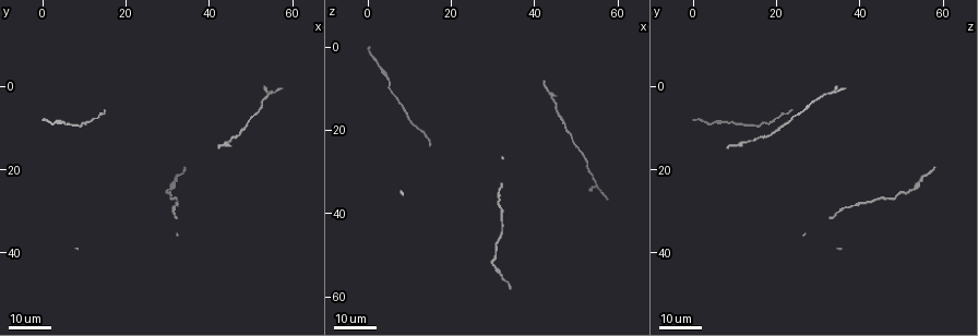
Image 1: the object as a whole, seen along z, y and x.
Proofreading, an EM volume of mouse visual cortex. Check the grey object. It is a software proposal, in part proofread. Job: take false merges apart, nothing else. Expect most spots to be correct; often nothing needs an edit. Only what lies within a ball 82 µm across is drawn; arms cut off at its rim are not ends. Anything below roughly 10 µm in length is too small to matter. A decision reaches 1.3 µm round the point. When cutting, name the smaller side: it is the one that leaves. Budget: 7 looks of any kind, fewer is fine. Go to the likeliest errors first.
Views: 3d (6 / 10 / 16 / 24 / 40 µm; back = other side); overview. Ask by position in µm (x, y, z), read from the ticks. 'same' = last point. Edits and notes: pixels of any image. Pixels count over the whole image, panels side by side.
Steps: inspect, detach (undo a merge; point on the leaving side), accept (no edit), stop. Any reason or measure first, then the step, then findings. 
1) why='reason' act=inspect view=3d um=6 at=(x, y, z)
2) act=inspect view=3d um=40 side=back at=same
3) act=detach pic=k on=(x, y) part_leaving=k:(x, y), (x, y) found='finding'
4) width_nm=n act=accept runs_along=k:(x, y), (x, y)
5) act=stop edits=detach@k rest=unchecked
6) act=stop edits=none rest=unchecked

why='sudden change in width' act=inspect view=3d um=24 at=(5.0, 8.0, 7.0)

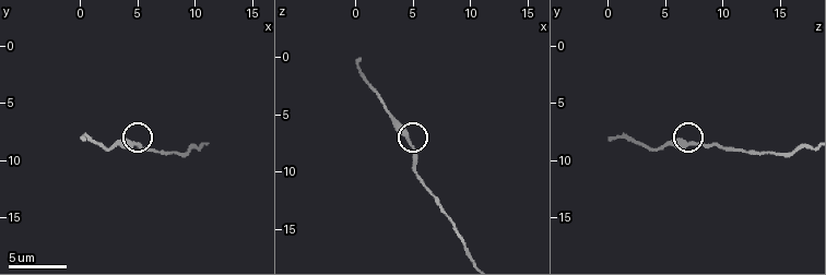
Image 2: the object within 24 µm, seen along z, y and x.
why='closer look' act=inspect view=3d um=6 at=(4.6, 8.4, 7.4)

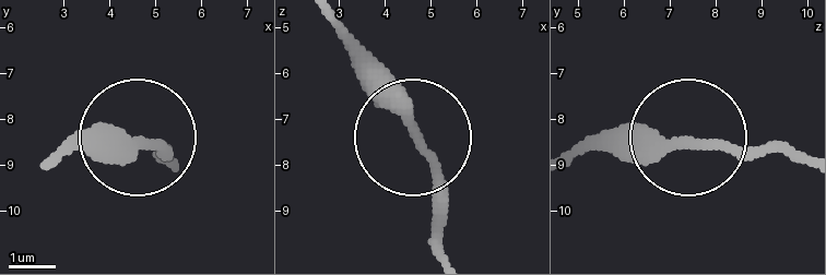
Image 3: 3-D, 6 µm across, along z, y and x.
act=inspect view=3d um=6 side=back at=(4.70, 8.45, 7.45)

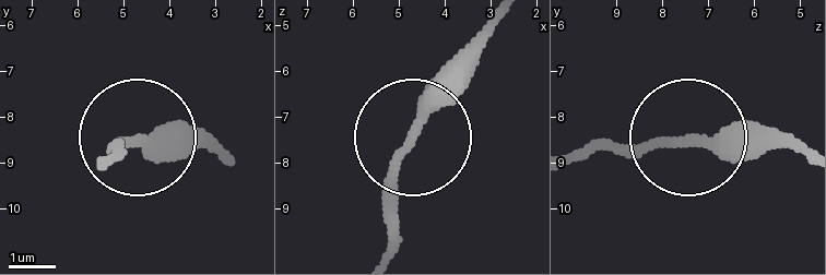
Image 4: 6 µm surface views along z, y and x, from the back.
act=accept runs_along=4:(110, 156), (141, 136), (208, 136) found='one cell here'

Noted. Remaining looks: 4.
why='sudden change in width' act=inspect view=3d um=16 at=(30.5, 24.5, 53.0)

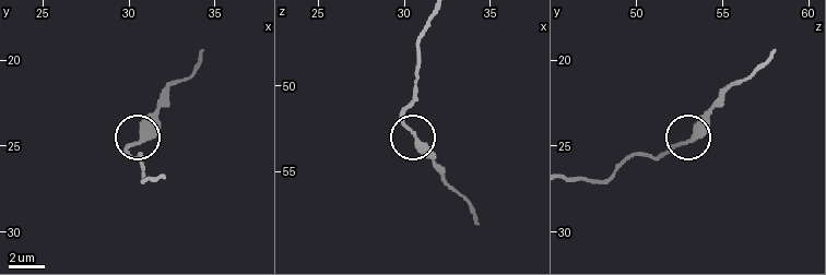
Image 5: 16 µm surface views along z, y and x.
act=inspect view=3d um=6 at=(30.8, 24.5, 53.0)

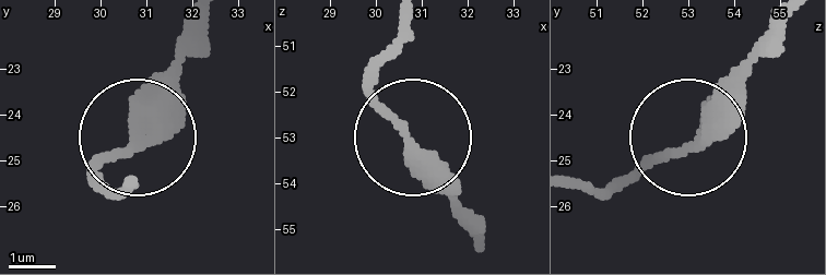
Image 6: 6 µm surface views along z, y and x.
width_nm=280 act=accept found='continuous, no second cell'

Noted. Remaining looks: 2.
why='thin neck' act=inspect view=3d um=16 at=(14.5, 6.0, 22.5)

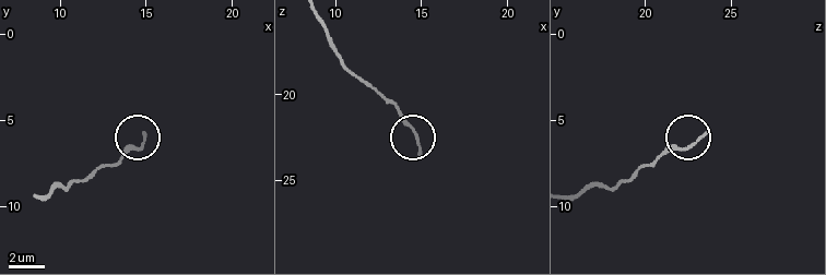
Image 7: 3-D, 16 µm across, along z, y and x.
why='zoom in' act=inspect view=3d um=10 at=(14.7, 6.6, 22.3)

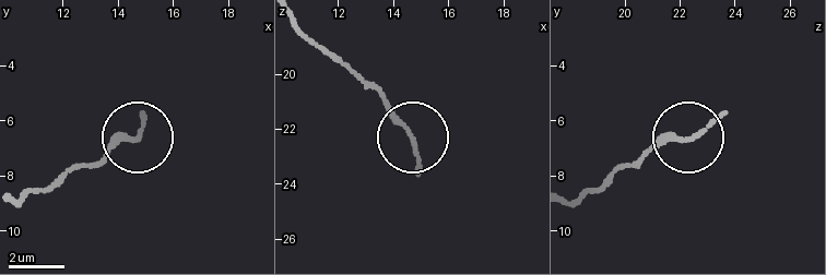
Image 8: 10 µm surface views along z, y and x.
act=accept found='continuous, no second cell'

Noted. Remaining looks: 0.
act=stop edits=none rest=unchecked

